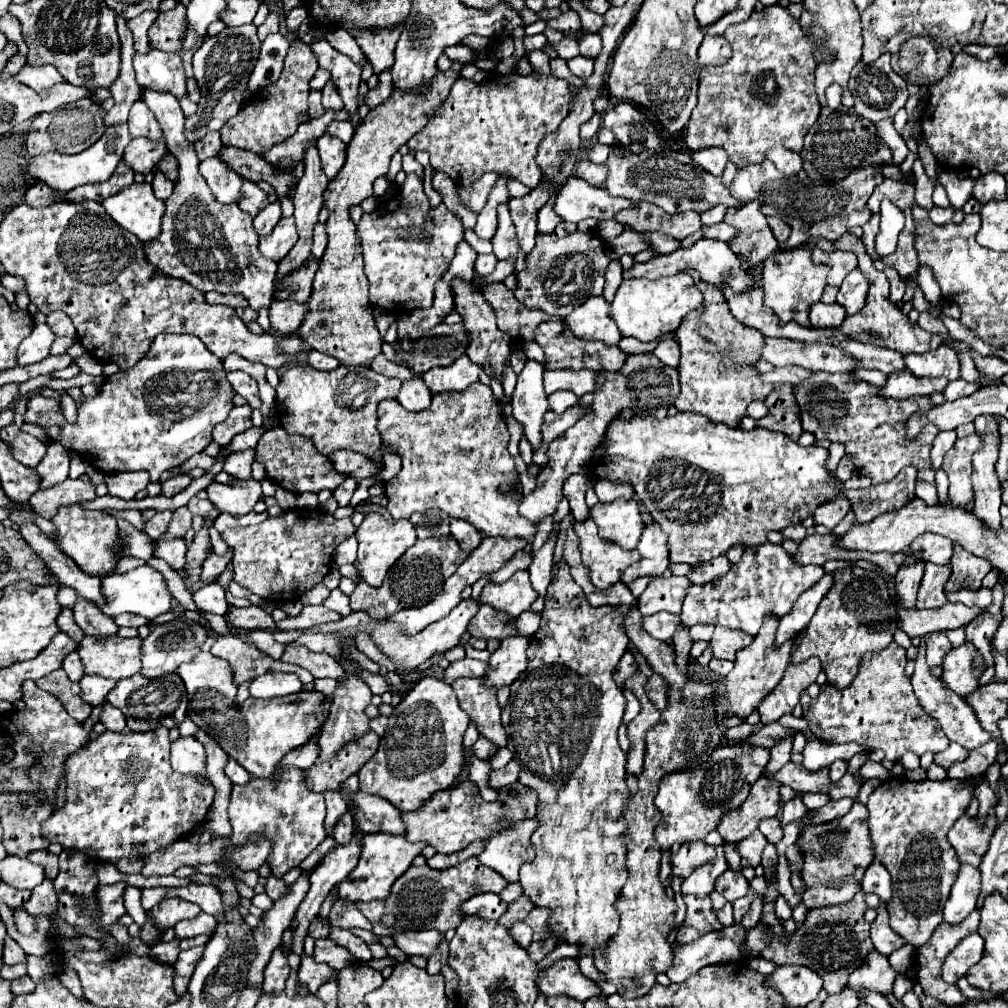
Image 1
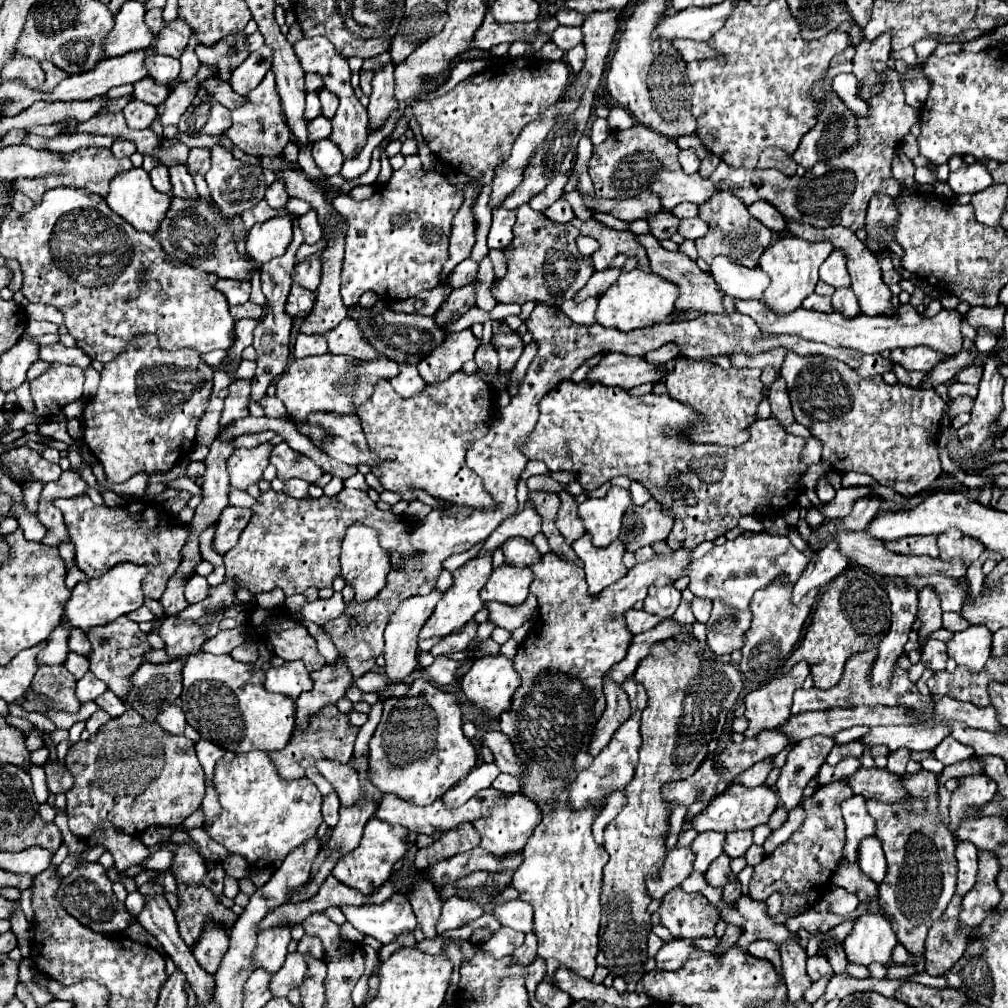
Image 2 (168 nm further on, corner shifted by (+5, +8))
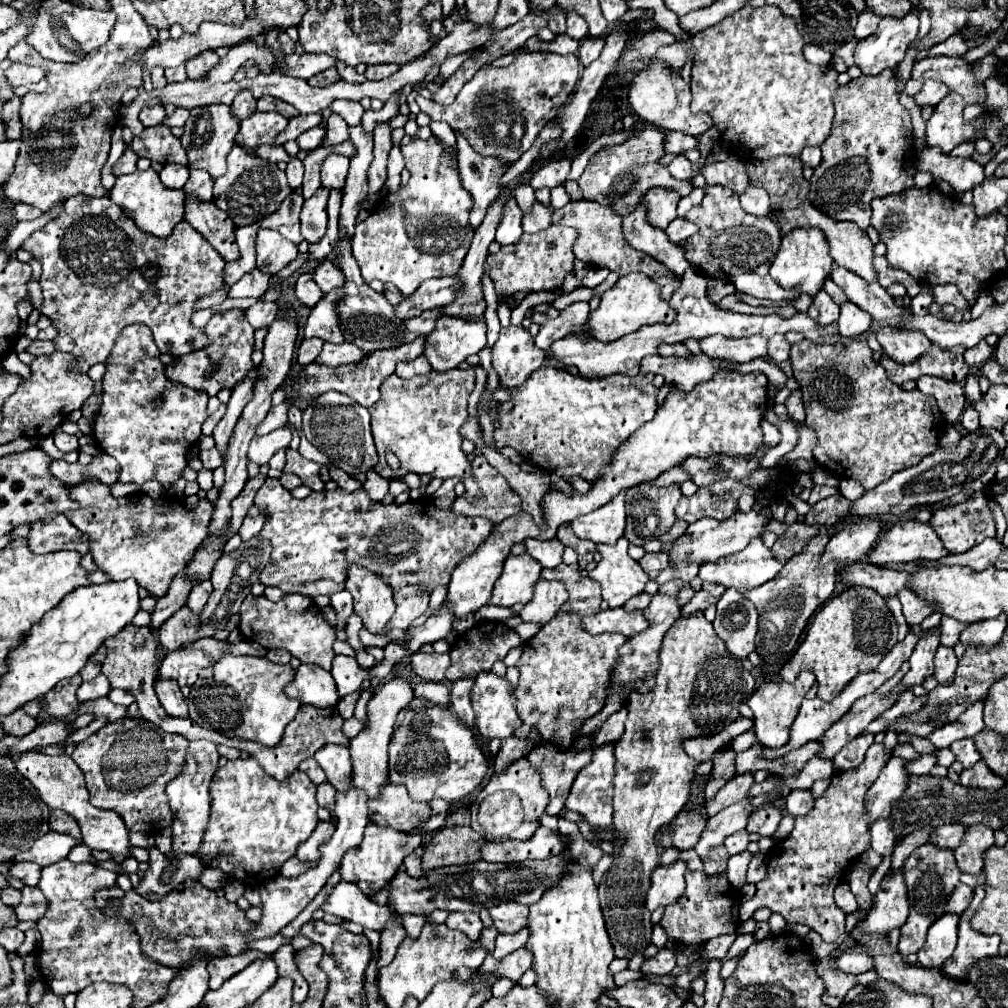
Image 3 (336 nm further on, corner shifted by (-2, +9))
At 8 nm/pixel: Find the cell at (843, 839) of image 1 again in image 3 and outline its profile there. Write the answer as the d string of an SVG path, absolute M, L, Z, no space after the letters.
M891 758L881 770L875 784L865 796L867 806L867 824L873 824L877 818L887 818L891 814L891 804L901 798L909 784L909 772L905 768L905 758Z

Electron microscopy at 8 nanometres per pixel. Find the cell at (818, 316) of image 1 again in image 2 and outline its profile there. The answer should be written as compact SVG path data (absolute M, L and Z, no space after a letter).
M812 293L810 297L804 299L802 307L804 307L804 309L812 309L812 311L824 311L824 313L830 313L830 311L832 311L832 299L830 299L830 297L822 297L822 295Z

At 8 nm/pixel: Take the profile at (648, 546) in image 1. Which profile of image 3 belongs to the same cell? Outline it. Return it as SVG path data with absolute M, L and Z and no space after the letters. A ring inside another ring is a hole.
M651 482L629 488L627 492L627 528L625 538L631 544L643 546L647 538L667 532L675 522L675 506L679 504L679 484L657 488ZM657 518L657 528L647 530L645 520Z

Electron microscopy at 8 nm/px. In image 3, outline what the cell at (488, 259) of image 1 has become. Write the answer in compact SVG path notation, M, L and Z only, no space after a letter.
M455 276L427 280L419 286L419 290L415 290L415 294L403 298L403 302L399 302L395 306L395 314L399 314L399 318L407 320L407 318L419 316L425 310L445 306L453 300L457 288L459 288L459 282Z

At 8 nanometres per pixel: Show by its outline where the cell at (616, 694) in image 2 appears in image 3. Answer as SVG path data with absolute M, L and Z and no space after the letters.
M589 736L577 738L571 750L547 744L537 746L527 754L531 766L535 766L541 772L541 786L549 792L549 804L545 810L547 814L559 814L565 808L567 792L575 776L585 764L591 762L591 756L593 748Z

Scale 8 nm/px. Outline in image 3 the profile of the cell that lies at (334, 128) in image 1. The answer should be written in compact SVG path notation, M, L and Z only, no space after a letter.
M315 126L307 132L303 132L299 138L297 138L297 146L301 150L313 150L317 146L321 146L321 140L325 138L325 128L323 126Z

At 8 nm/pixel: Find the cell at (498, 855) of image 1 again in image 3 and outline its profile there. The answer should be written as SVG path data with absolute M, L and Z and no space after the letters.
M525 758L515 760L509 764L503 772L495 774L489 784L491 792L493 790L515 790L521 798L523 810L525 810L525 820L517 828L517 840L527 840L533 836L533 832L539 828L537 818L545 812L545 806L549 804L549 794L539 786L539 770L531 770L527 766Z

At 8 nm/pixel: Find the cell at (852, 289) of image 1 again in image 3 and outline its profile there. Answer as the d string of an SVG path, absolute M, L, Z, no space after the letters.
M845 302L841 306L839 334L843 334L845 338L857 338L859 334L865 334L867 330L871 330L871 324L873 324L871 316L861 308L857 308L855 304Z

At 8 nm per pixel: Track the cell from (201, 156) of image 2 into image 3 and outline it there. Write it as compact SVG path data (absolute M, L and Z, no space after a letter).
M191 170L191 178L183 190L187 196L197 198L199 202L213 200L213 180L203 170Z

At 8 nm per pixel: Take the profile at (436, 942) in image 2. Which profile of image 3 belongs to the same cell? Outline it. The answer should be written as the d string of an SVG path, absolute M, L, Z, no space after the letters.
M519 948L519 950L511 952L509 956L505 956L503 960L495 960L491 956L491 952L487 952L487 958L485 958L485 962L481 964L479 970L481 972L483 970L485 972L495 972L499 976L509 978L513 984L517 984L519 978L531 968L531 962L533 962L533 958L531 958L531 952L527 948Z

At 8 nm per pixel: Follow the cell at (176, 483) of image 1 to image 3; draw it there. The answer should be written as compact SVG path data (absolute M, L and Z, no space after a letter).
M215 448L203 450L203 452L199 454L199 458L201 458L201 462L203 462L203 468L209 468L209 470L215 470L215 468L219 468L219 466L223 464L223 458L221 458L219 450L215 450Z

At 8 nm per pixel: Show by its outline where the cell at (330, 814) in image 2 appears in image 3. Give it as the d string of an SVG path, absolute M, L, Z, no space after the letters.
M319 784L317 786L317 804L333 812L333 808L335 808L335 788L331 784Z

